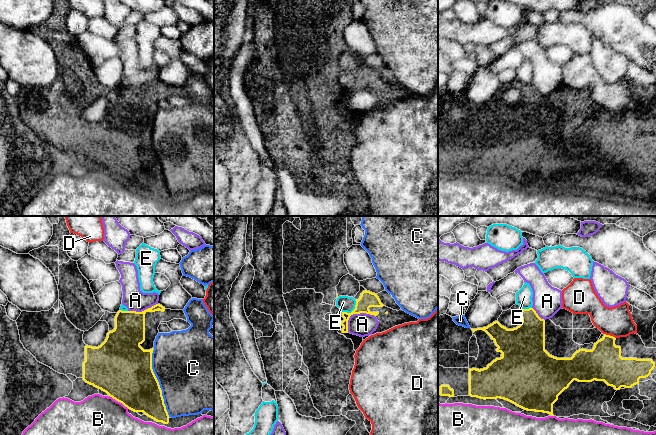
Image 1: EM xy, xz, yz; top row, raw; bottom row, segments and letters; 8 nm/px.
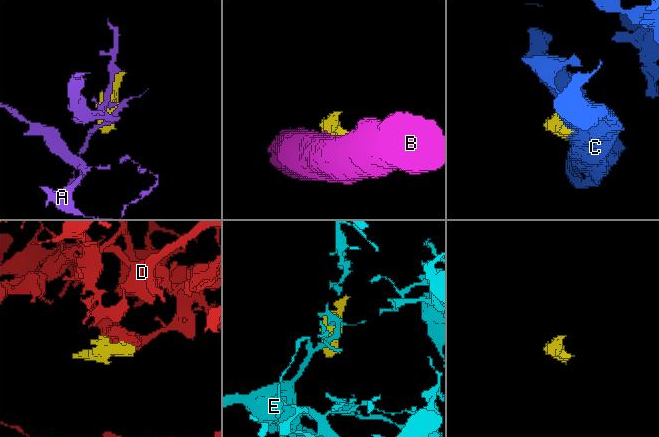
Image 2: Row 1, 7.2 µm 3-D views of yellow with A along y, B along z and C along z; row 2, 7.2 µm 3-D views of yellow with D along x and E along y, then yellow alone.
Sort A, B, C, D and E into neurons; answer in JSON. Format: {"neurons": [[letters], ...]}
{"neurons": [["A"], ["B"], ["C"], ["D"], ["E"]]}

